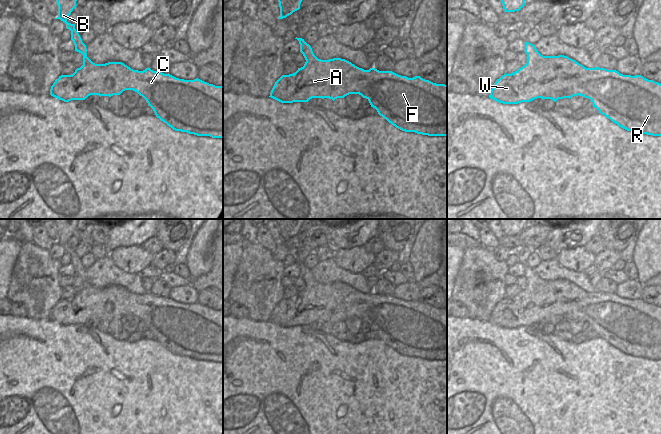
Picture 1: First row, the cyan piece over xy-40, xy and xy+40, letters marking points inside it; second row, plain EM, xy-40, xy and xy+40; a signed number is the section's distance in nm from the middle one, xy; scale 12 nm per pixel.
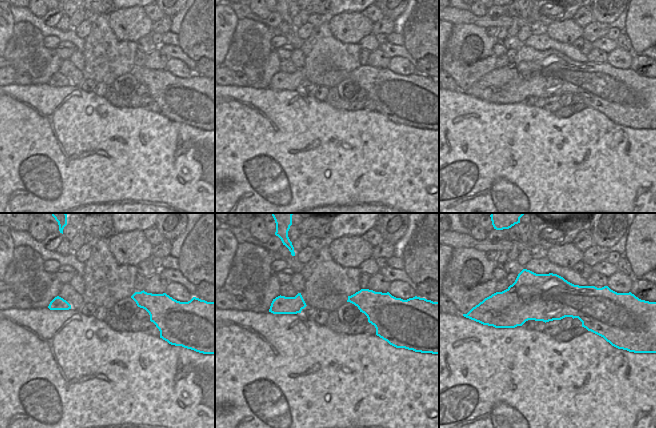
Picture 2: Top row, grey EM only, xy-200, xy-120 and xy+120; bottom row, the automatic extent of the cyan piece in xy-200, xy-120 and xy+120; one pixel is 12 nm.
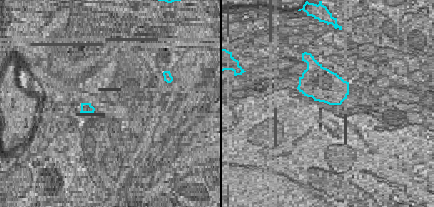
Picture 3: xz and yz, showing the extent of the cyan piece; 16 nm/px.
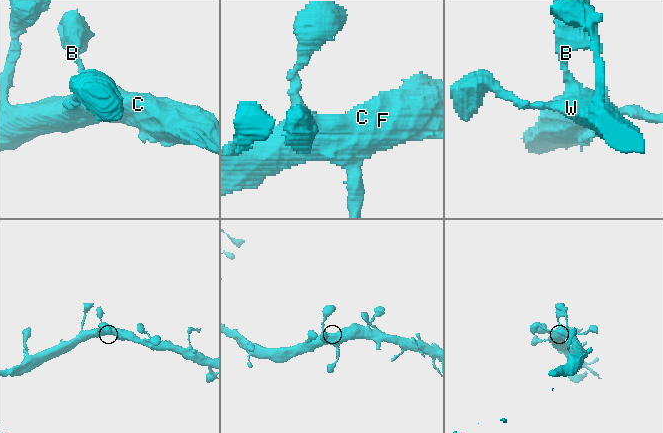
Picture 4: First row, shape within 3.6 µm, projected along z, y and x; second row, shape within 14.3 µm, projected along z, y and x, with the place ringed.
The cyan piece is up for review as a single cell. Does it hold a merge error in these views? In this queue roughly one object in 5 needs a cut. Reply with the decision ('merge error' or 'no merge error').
no merge error

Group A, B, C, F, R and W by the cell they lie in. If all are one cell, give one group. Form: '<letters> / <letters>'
A B C F R W

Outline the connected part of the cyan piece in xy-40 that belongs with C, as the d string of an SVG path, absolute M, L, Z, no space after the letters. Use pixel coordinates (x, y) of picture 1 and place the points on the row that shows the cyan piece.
M56 0L58 17L71 31L71 40L75 51L83 55L83 65L72 75L61 75L55 80L50 89L50 95L69 102L71 100L85 100L90 95L113 96L120 95L125 90L133 90L142 96L150 106L156 117L175 131L187 132L197 136L223 138L223 86L215 86L198 78L184 80L172 75L156 72L150 68L143 71L133 70L122 62L108 62L95 64L86 53L86 45L75 29L75 24L67 22L68 16L77 6L77 0Z

